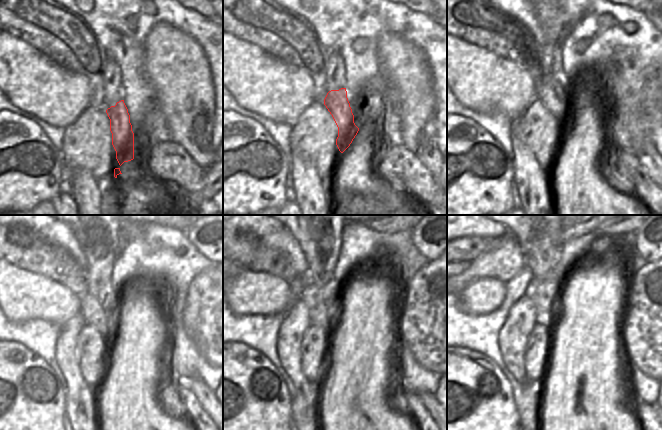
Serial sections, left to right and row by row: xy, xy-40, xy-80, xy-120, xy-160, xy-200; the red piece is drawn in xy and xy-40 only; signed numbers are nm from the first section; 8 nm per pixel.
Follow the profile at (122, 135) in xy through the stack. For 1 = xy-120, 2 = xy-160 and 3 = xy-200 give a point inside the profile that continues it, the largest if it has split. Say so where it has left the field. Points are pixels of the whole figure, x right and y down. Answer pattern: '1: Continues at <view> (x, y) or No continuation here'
1: Continues at xy-120 (106, 321)
2: Continues at xy-160 (313, 296)
3: Continues at xy-200 (540, 290)

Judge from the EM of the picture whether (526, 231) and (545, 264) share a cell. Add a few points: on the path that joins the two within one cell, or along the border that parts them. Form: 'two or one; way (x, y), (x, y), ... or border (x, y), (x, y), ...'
one; way (534, 239), (542, 247), (542, 256)

